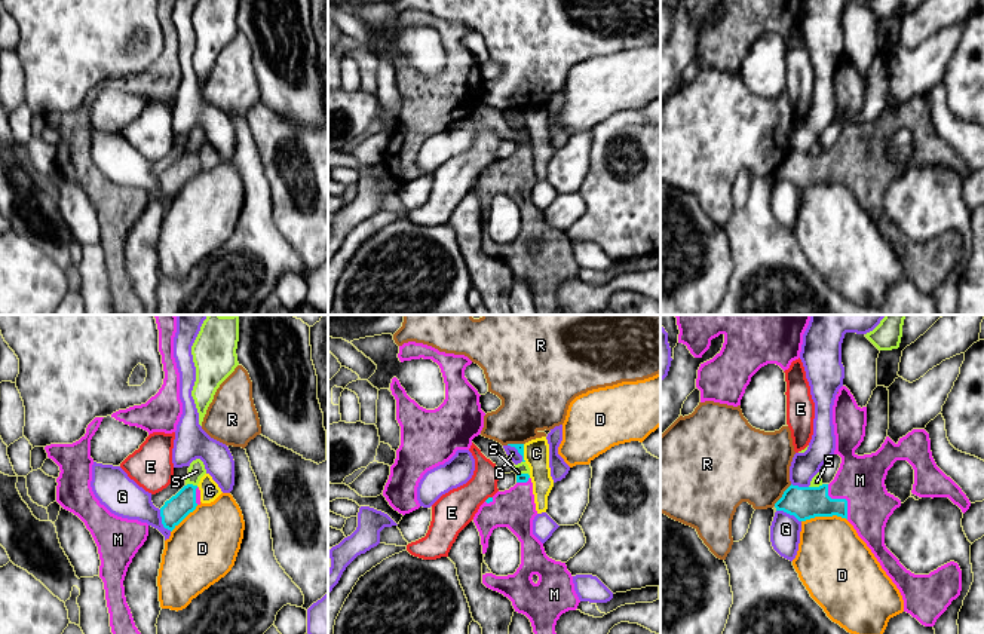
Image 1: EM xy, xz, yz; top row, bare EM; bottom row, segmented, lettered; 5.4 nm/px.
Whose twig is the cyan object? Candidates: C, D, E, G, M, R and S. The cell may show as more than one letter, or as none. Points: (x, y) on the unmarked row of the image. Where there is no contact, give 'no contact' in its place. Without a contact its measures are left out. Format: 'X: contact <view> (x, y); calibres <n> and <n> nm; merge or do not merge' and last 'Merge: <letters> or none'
C: contact xz (523, 121); calibres 50 and 140 nm; do not merge
D: contact yz (824, 183); calibres 180 and 380 nm; do not merge
E: contact xz (489, 165); calibres 30 and 220 nm; do not merge
G: contact xy (162, 189); calibres 140 and 200 nm; do not merge
M: contact yz (842, 167); calibres 180 and 260 nm; merge
R: contact yz (782, 162); calibres 180 and 400 nm; do not merge
S: contact xy (190, 152); calibres 140 and 90 nm; do not merge
Merge: M

